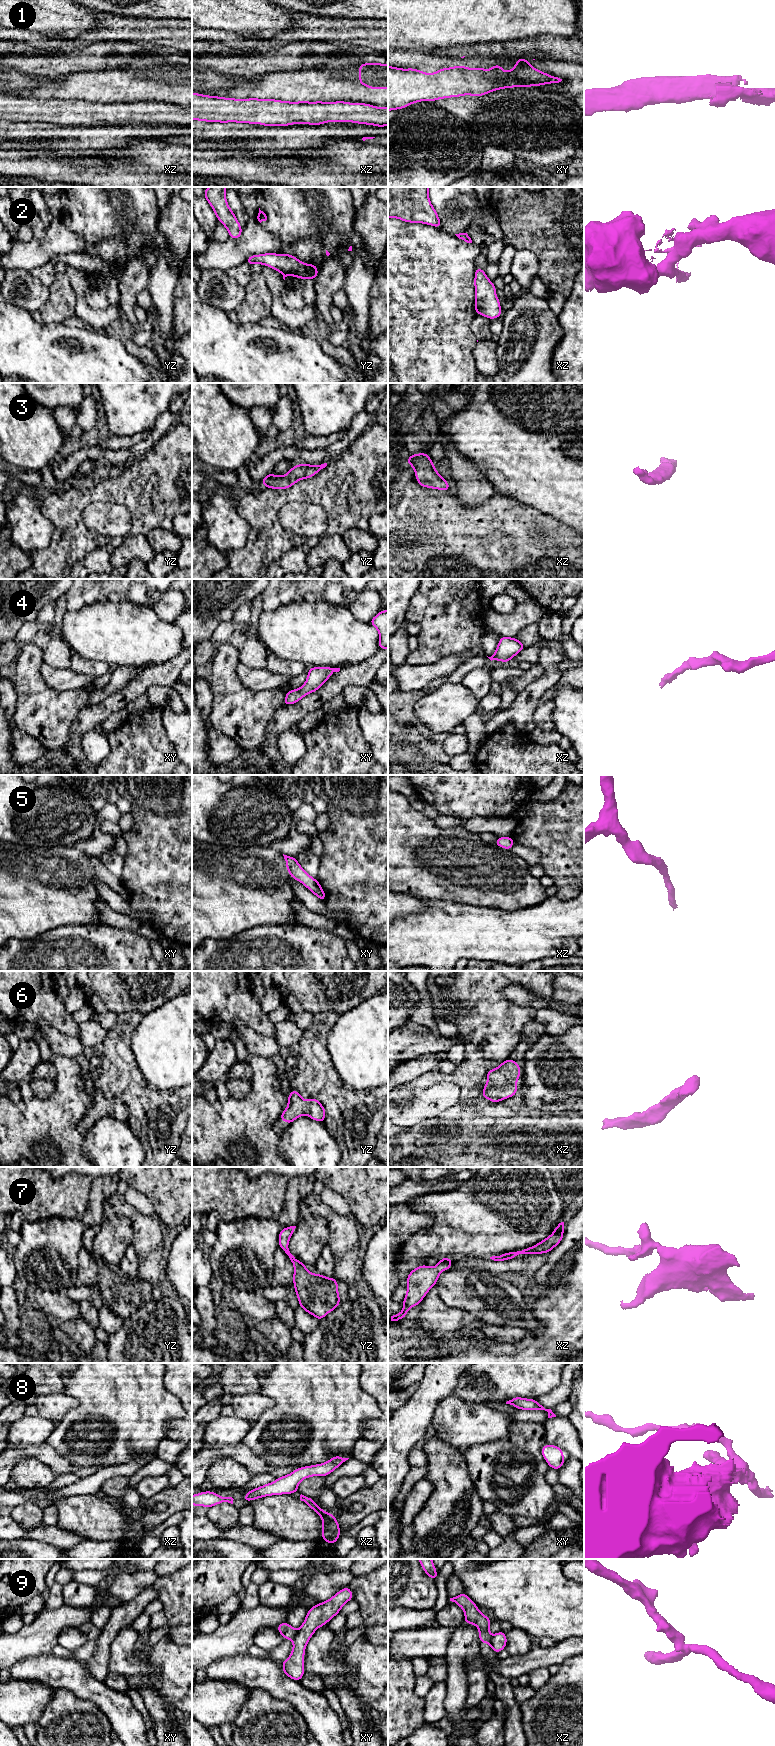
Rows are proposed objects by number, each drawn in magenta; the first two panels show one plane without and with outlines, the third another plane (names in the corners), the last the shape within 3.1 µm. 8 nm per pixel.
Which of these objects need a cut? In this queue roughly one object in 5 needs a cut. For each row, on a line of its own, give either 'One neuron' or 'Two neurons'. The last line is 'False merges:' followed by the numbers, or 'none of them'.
1: Two neurons
2: Two neurons
3: One neuron
4: One neuron
5: One neuron
6: One neuron
7: One neuron
8: One neuron
9: Two neurons
False merges: 1, 2, 9

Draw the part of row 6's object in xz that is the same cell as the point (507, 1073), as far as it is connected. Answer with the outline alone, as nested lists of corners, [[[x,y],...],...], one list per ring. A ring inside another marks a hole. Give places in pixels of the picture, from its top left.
[[[507,1059],[496,1069],[487,1071],[487,1083],[484,1085],[482,1098],[491,1102],[500,1102],[517,1094],[517,1086],[521,1074],[520,1064]]]

